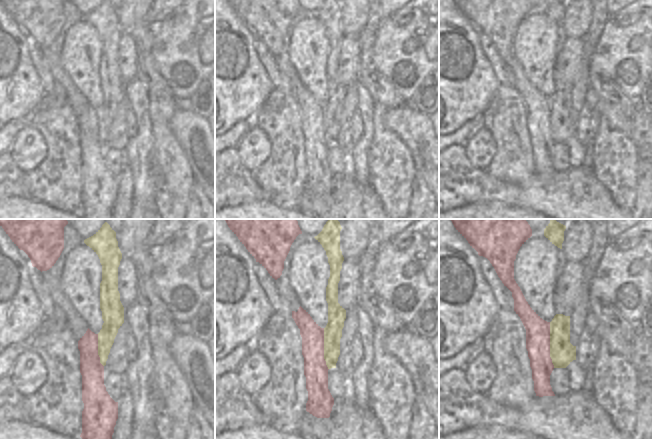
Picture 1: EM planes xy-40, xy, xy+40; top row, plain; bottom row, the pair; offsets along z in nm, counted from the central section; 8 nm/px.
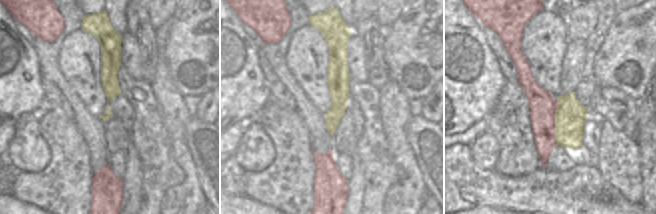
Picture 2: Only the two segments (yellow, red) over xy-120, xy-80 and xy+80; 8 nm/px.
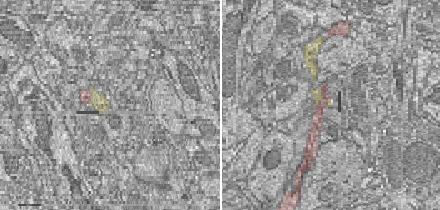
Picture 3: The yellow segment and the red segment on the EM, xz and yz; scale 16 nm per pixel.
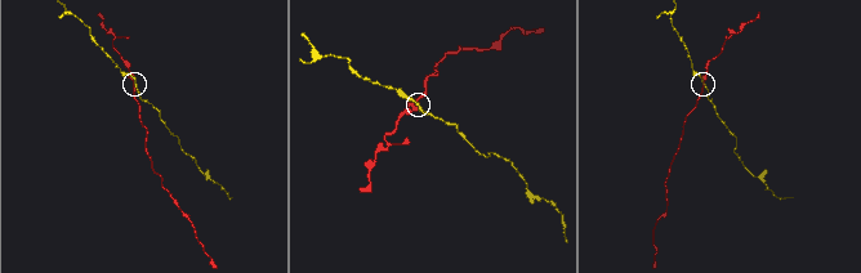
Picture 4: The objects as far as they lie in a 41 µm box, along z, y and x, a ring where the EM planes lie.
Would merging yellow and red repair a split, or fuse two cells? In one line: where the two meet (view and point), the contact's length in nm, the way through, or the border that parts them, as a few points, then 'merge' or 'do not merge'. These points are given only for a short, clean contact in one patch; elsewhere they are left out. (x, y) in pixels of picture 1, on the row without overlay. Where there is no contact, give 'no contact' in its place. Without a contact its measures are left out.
meets yellow in xy+40 at (550, 121); contact 380 nm long; border along xy+40 (549, 98), (549, 132), (554, 143); do not merge

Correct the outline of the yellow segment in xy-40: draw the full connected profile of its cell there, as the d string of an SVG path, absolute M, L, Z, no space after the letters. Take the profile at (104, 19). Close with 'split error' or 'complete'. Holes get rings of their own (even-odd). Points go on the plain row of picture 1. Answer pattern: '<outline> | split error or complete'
M103 0L84 19L98 31L102 41L100 85L104 99L98 109L98 131L100 139L105 142L118 105L124 99L124 83L118 67L118 43L122 29L118 23L116 8L109 0Z | complete

